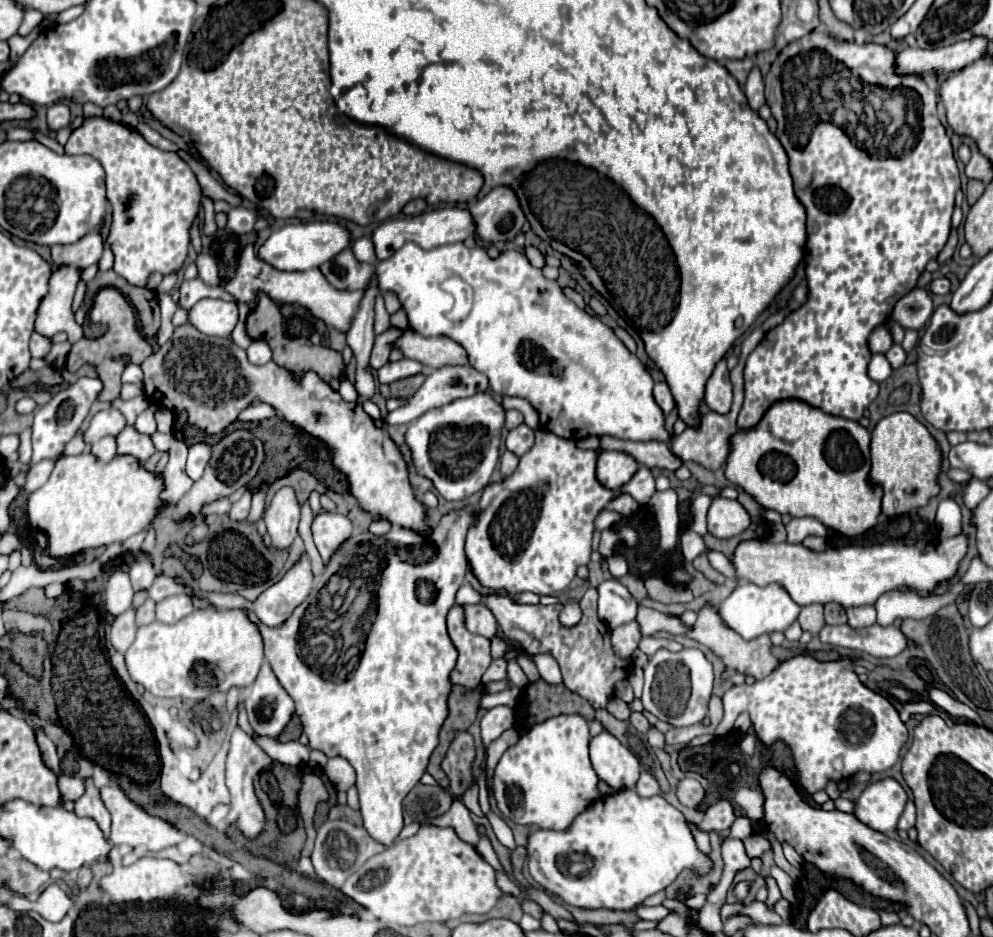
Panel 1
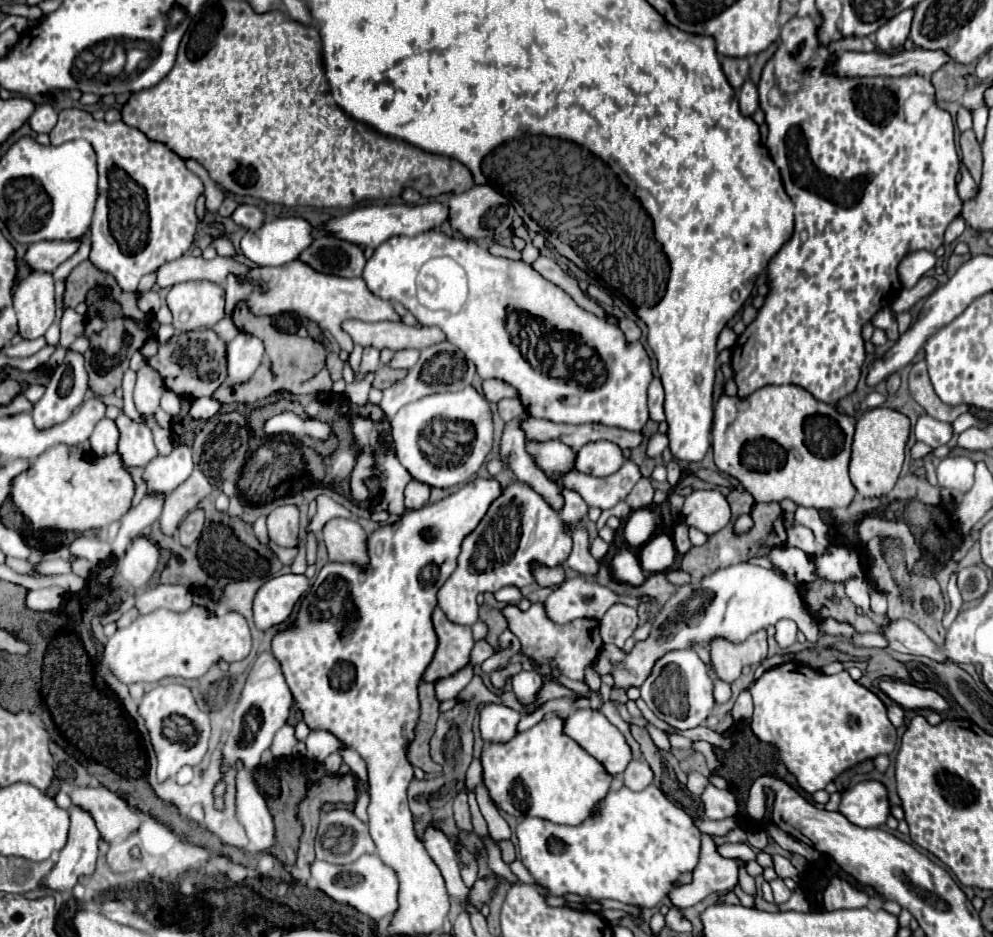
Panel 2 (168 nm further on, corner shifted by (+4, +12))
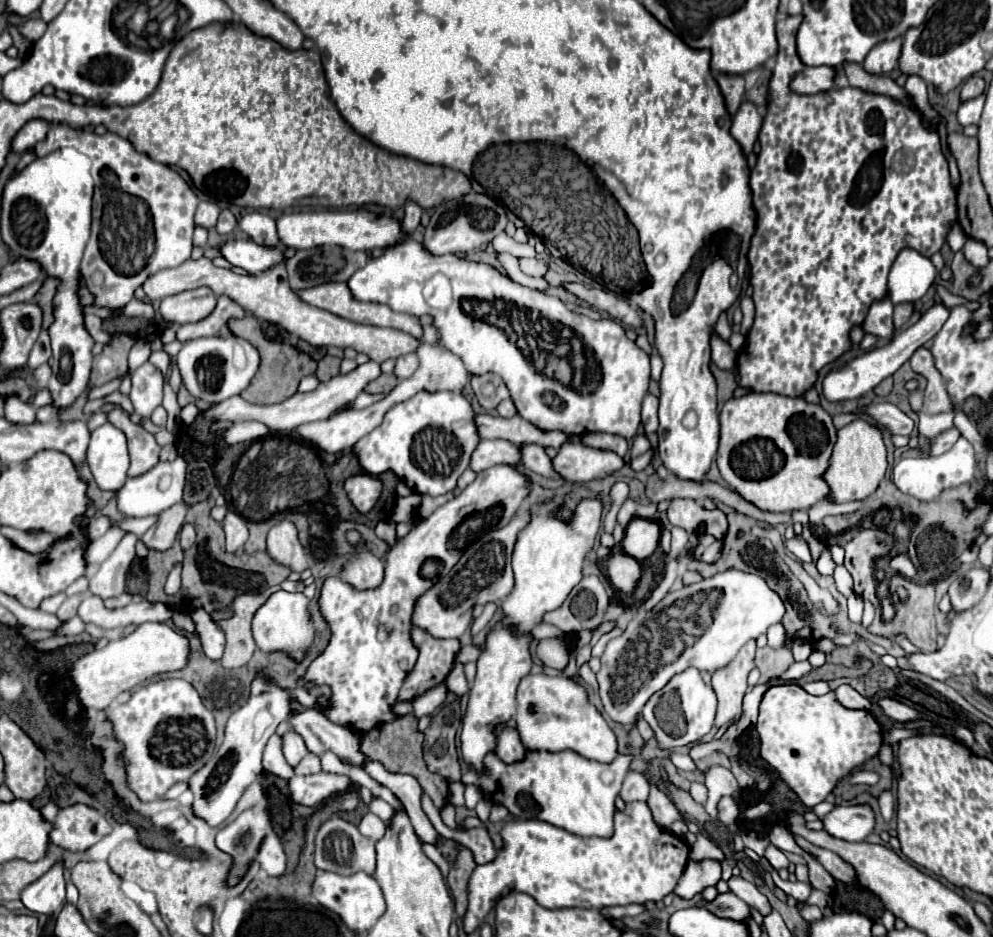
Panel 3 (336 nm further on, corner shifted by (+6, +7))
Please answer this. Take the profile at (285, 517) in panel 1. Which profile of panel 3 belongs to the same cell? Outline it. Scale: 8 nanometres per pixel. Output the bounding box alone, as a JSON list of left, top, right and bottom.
[267,519,309,573]

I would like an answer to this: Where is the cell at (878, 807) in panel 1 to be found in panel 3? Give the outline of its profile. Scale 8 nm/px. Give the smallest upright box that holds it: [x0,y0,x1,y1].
[823,805,875,841]

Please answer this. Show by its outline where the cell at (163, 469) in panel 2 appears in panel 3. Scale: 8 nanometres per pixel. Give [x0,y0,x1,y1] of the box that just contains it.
[117,457,187,517]

